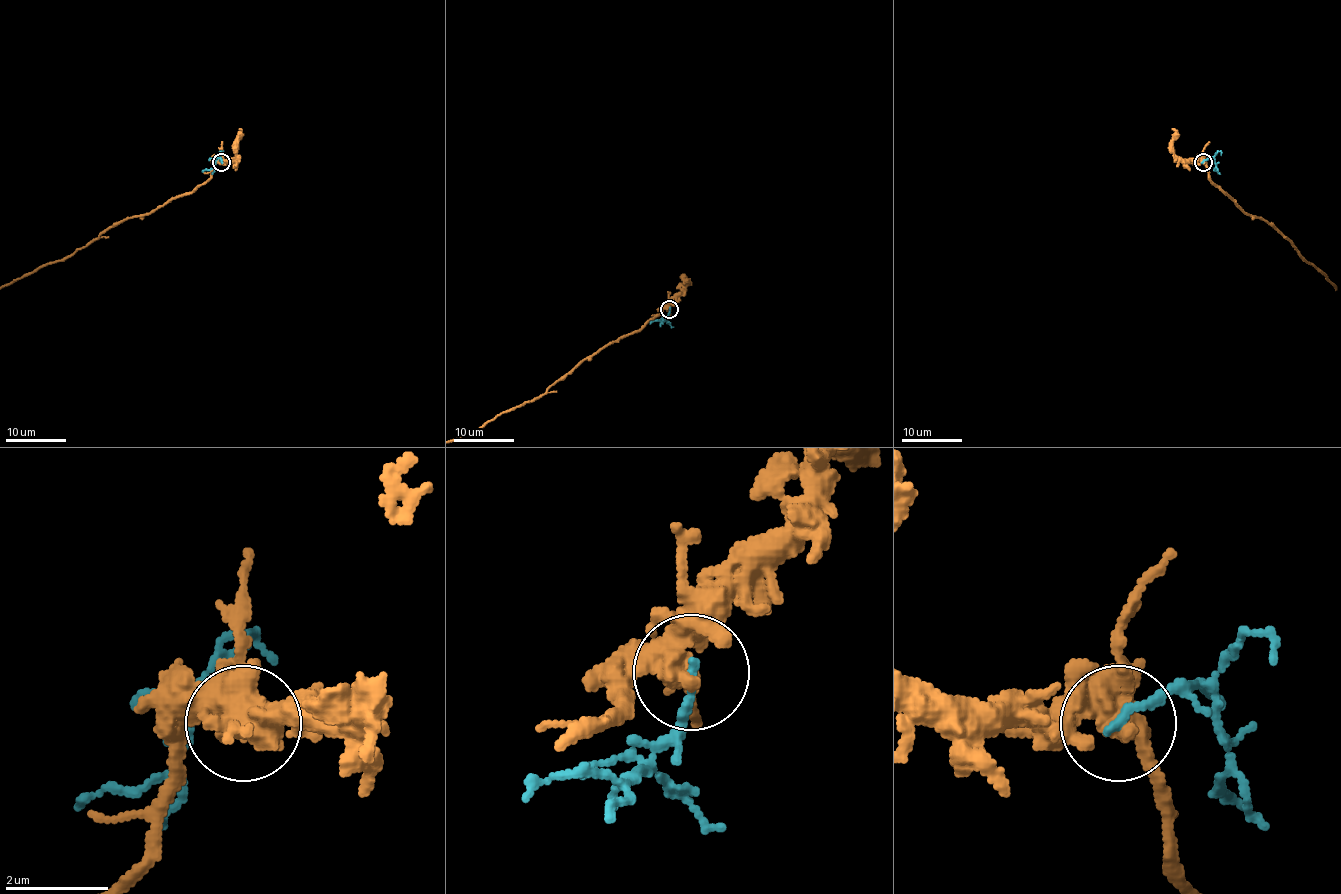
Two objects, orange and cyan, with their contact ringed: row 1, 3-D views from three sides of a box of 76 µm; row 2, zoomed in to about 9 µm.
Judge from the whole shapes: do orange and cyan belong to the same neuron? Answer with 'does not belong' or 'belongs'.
does not belong

